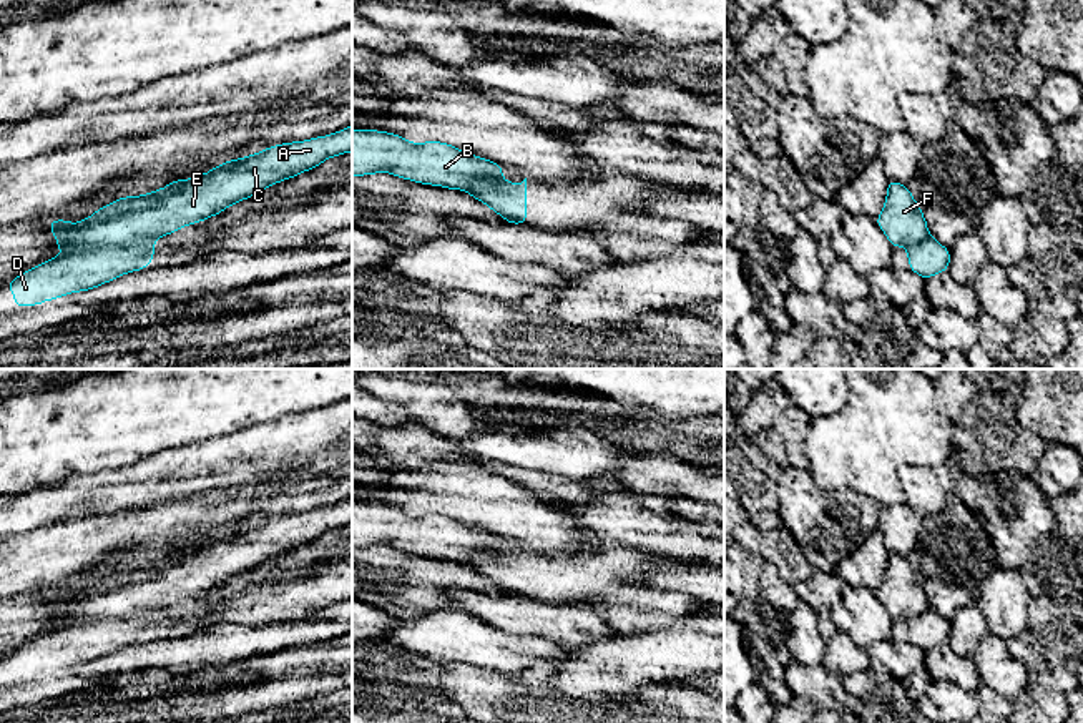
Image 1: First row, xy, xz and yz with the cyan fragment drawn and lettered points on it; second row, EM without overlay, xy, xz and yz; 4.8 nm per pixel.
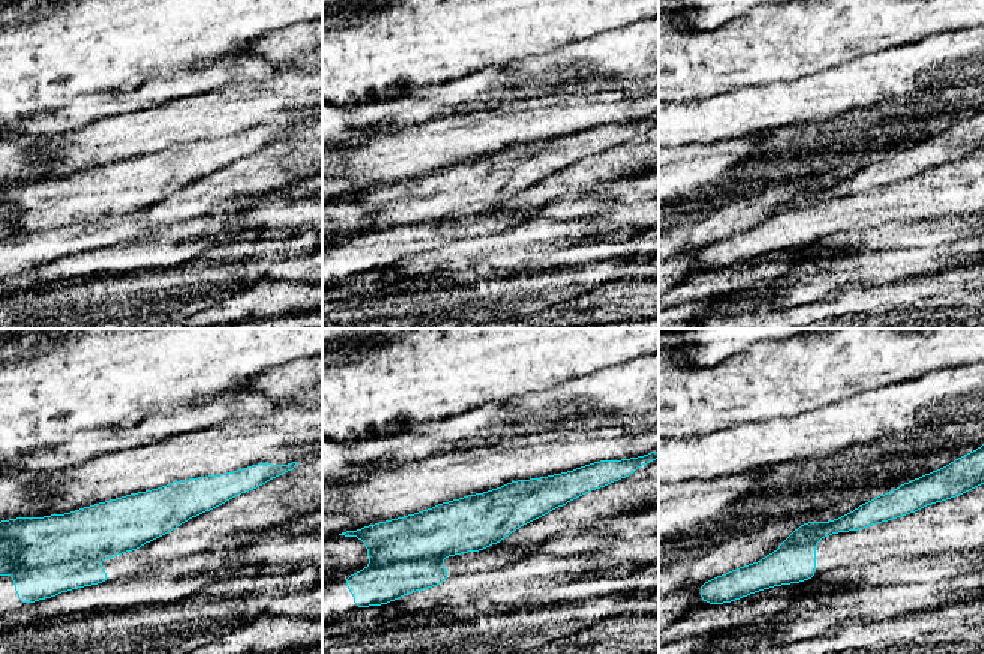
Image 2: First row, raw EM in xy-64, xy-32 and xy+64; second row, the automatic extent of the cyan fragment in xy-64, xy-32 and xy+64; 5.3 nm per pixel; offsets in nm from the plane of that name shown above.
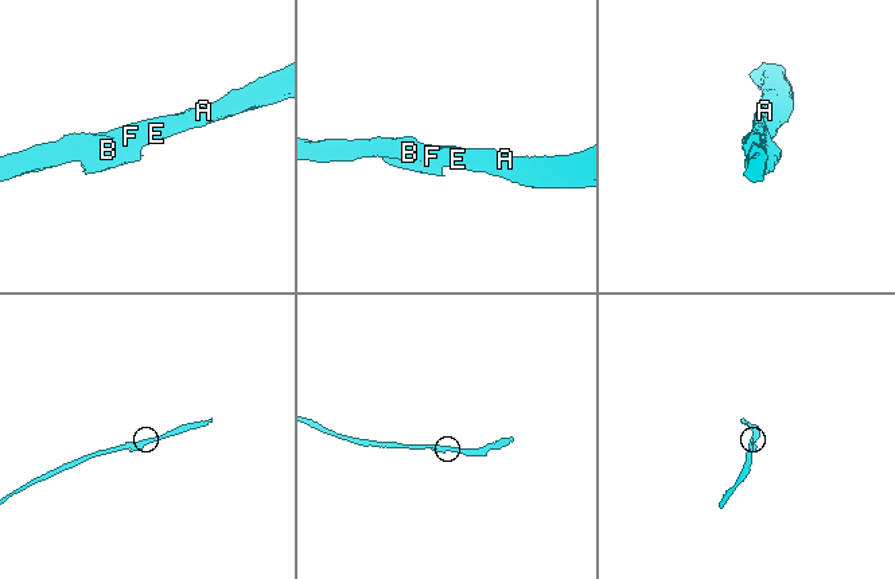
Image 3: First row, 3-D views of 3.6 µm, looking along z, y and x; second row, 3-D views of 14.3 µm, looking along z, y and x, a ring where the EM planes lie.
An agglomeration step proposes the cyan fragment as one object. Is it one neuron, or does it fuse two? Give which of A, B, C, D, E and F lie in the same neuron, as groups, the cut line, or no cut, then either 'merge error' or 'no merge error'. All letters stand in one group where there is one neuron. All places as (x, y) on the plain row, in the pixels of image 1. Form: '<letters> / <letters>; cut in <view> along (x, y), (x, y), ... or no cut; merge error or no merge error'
A B C E F / D; cut in xy along (153, 612), (143, 617), (92, 619), (65, 627); merge error

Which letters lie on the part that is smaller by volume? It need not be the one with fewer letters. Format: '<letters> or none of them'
D

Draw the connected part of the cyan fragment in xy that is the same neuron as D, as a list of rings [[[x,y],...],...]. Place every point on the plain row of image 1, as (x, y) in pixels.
[[[154,613],[66,625],[22,645],[8,653],[7,660],[15,666],[15,680],[38,678],[71,665],[96,662],[126,645],[146,642],[153,628]]]

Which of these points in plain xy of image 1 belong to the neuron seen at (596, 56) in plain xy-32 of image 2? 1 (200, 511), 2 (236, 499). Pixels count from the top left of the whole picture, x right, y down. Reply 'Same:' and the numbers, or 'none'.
Same: none

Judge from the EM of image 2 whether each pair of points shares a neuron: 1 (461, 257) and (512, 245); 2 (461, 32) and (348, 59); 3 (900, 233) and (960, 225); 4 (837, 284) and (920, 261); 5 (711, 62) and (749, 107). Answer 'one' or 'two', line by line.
1: one
2: one
3: one
4: one
5: two

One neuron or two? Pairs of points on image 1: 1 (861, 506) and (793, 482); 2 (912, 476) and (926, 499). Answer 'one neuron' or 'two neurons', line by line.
1: one neuron
2: one neuron

